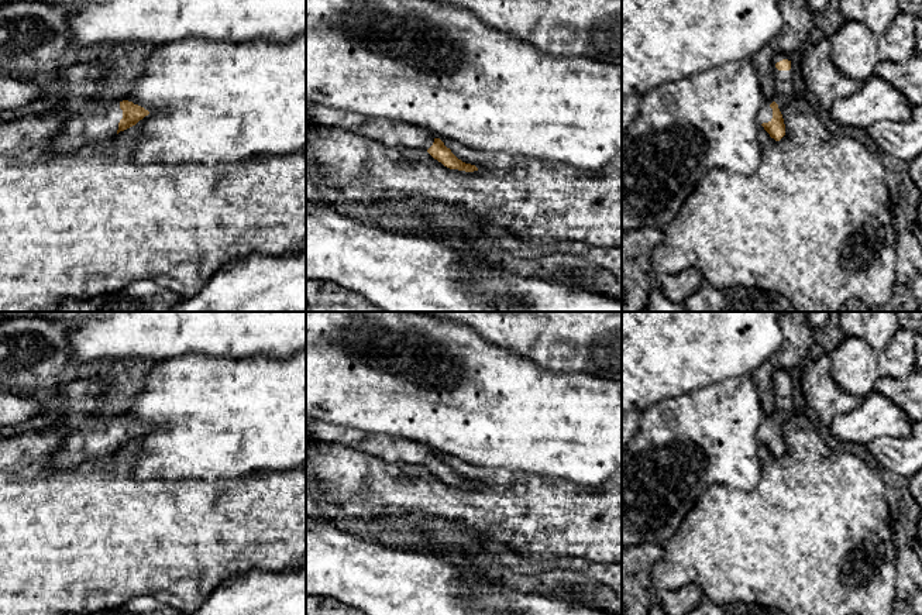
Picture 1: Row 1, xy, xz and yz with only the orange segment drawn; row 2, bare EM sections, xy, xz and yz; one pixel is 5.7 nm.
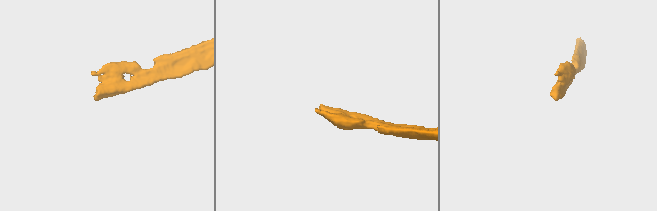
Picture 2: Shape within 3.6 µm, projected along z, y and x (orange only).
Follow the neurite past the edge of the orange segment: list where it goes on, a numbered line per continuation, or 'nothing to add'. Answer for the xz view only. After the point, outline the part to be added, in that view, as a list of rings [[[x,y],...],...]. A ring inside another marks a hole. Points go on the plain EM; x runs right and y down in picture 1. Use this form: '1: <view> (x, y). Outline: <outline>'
1: xz (388, 449). Outline: [[[306,418],[306,440],[310,443],[343,444],[388,463],[423,464],[426,467],[436,454],[433,449],[420,443],[330,426],[309,418]]]

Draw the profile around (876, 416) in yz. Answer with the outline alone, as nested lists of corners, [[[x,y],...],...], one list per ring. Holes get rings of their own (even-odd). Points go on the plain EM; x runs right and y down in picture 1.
[[[873,389],[856,409],[835,416],[829,429],[840,442],[867,446],[884,436],[908,437],[912,425],[898,406]]]

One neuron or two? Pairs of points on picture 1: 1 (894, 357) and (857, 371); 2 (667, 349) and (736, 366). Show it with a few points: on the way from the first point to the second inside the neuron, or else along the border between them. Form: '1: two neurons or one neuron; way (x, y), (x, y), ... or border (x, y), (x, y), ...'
1: one neuron; way (886, 363), (866, 364)
2: one neuron; way (684, 349), (719, 349)

